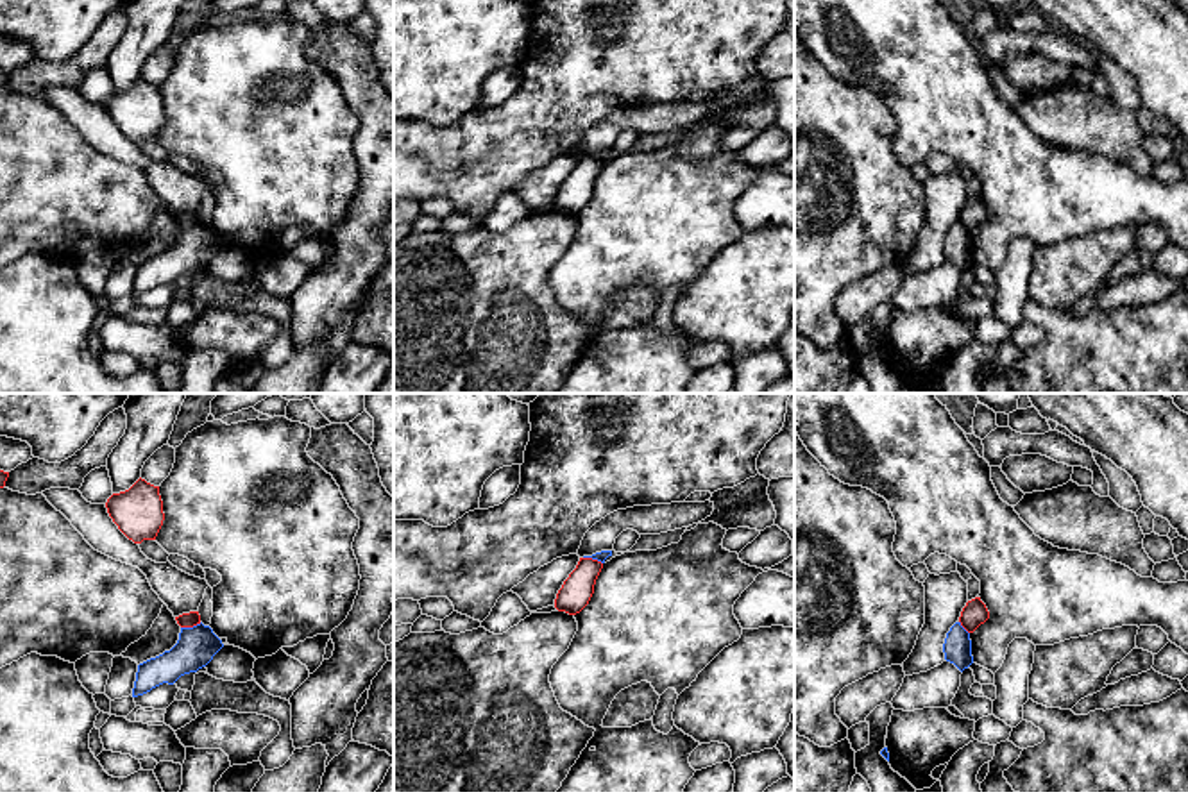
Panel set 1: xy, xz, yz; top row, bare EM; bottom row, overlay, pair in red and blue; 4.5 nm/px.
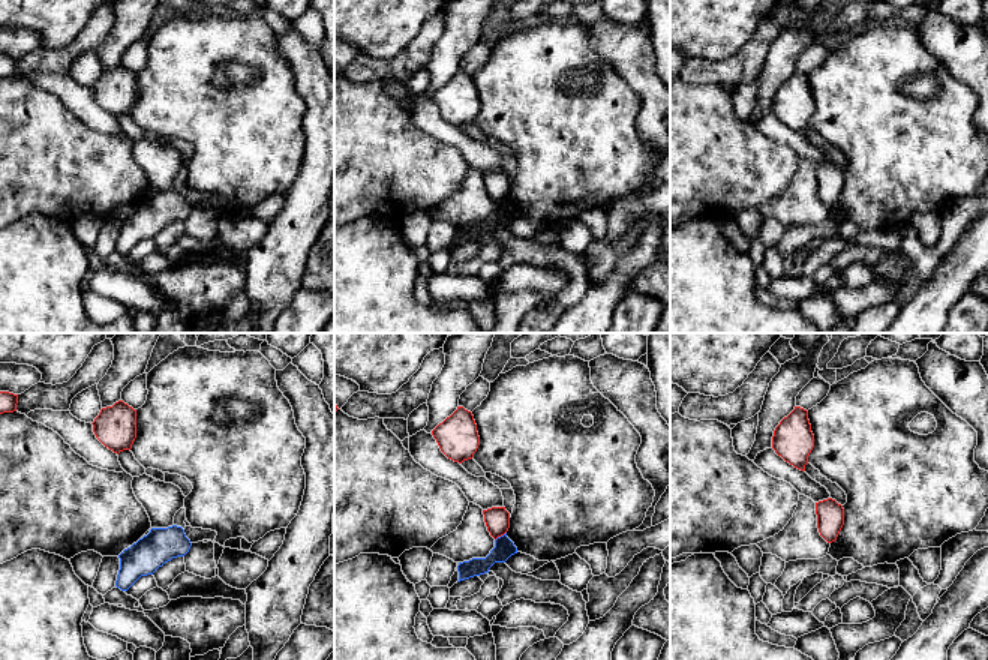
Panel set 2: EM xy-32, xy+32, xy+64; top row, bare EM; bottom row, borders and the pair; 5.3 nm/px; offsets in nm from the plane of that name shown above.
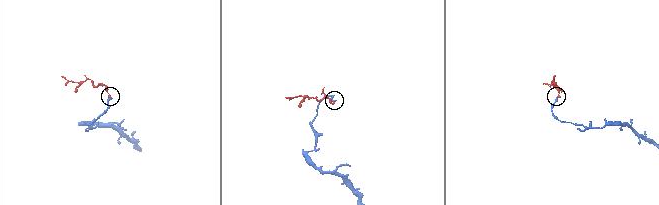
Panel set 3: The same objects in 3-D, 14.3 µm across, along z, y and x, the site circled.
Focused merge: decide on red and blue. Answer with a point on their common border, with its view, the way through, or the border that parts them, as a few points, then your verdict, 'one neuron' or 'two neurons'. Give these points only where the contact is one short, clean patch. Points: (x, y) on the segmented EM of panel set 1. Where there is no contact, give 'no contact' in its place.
contact xy (190, 626); border xy (201, 623), (181, 628); two neurons

